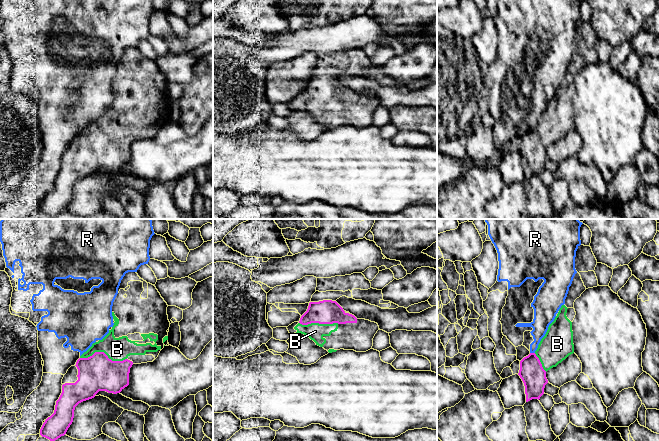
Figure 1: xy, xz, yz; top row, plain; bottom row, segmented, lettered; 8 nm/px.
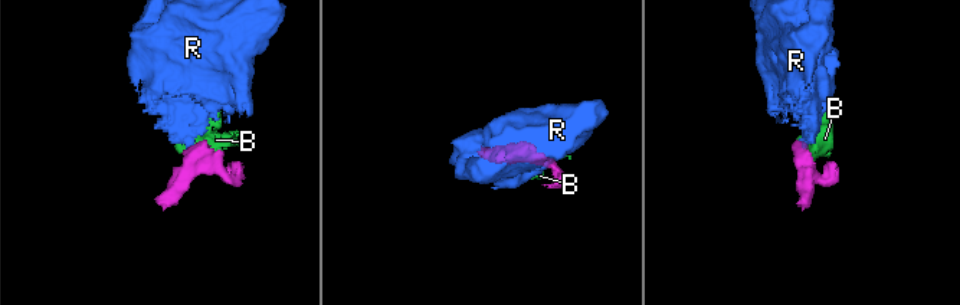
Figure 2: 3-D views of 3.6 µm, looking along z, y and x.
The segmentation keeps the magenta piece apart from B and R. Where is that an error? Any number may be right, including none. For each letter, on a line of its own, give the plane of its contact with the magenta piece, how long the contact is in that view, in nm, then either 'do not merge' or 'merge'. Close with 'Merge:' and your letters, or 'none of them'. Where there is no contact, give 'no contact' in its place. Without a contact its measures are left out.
B: meets magenta in xy; contact 380 nm long; merge
R: meets magenta in yz; contact 40 nm long; do not merge
Merge: B

